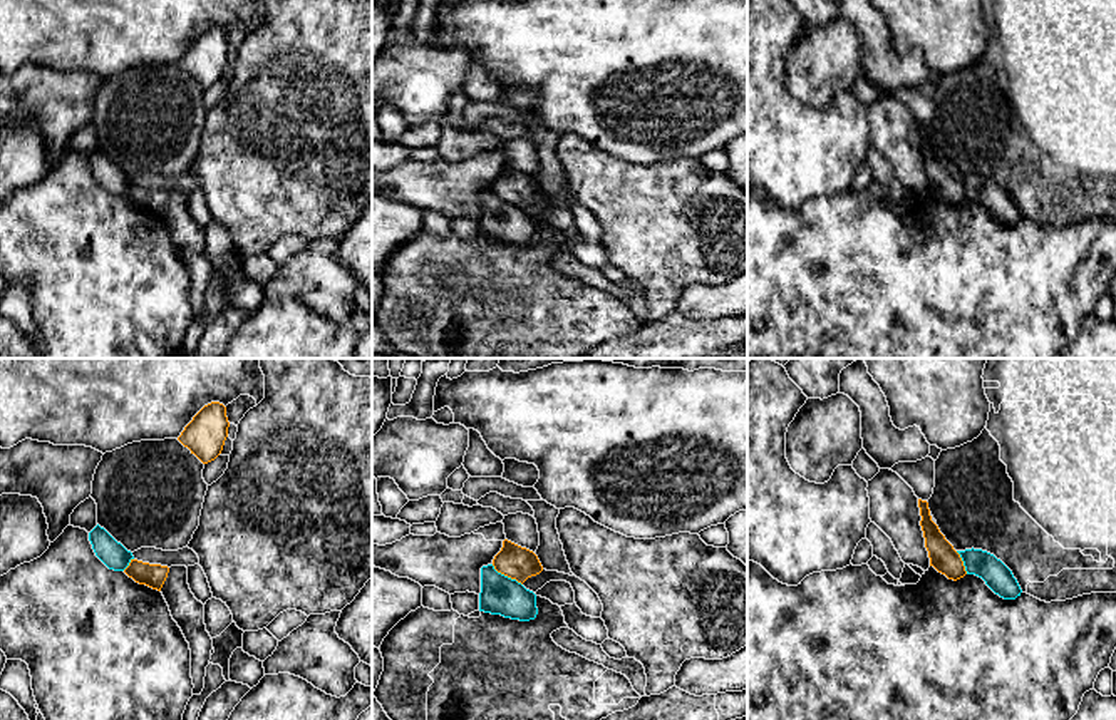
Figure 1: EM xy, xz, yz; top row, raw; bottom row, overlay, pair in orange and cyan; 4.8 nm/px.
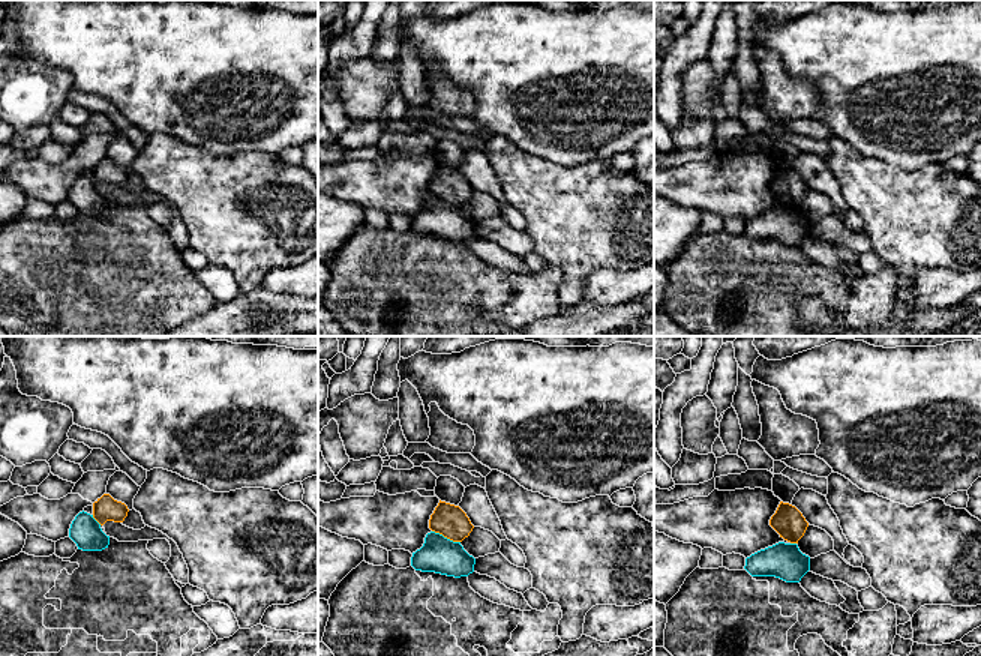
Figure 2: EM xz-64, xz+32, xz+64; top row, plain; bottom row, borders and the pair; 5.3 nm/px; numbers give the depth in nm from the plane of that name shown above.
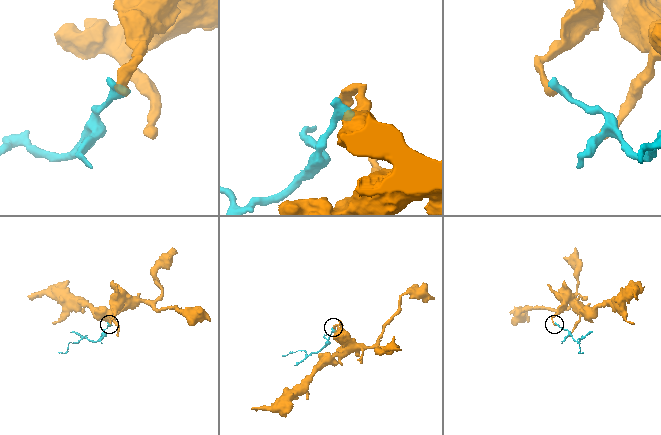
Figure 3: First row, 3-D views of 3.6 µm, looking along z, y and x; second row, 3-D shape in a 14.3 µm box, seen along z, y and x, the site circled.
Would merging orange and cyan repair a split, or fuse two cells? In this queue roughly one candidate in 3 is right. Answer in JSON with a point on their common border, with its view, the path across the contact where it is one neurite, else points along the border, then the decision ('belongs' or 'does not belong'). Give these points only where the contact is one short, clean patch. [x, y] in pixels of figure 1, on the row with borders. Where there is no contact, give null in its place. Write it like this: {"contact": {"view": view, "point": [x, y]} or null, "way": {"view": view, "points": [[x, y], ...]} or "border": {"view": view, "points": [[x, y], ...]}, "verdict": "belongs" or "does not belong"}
{"contact": {"view": "xz", "point": [506, 575]}, "border": {"view": "xz", "points": [[491, 565], [521, 585]]}, "verdict": "does not belong"}

